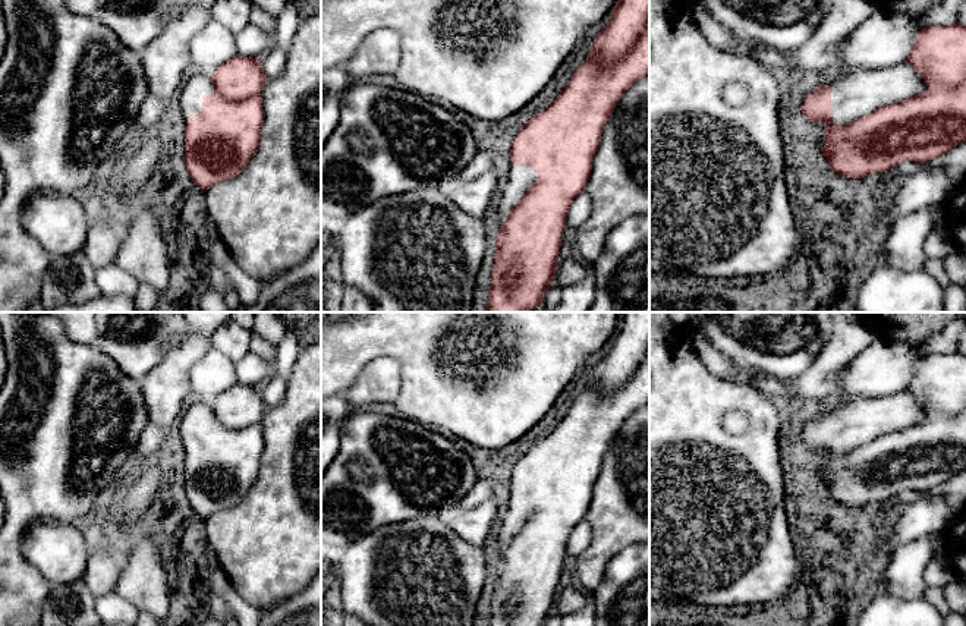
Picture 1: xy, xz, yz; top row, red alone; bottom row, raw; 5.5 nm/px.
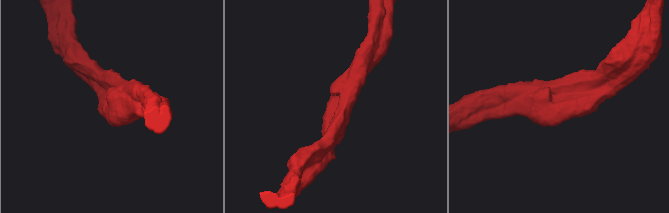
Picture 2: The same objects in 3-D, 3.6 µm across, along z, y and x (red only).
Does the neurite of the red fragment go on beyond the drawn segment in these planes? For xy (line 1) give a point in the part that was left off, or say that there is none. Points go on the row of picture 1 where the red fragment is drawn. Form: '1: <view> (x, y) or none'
1: xy (197, 87)

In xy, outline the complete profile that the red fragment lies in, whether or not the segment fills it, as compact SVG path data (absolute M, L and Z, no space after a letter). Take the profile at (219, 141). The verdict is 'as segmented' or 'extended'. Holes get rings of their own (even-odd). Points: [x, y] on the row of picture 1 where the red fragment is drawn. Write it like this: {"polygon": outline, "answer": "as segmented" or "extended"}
{"polygon": "M235 56L210 78L195 73L185 84L179 97L185 120L185 166L201 191L236 177L259 145L264 123L261 91L267 82L259 60Z", "answer": "extended"}

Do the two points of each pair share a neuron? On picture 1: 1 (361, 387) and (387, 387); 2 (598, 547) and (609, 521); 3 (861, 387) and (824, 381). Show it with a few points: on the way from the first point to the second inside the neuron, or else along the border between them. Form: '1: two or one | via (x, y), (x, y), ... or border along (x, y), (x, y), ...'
1: one | via (367, 387), (381, 387)
2: one | via (604, 541), (609, 537), (609, 527)
3: two | border along (858, 355), (837, 377), (842, 396)

